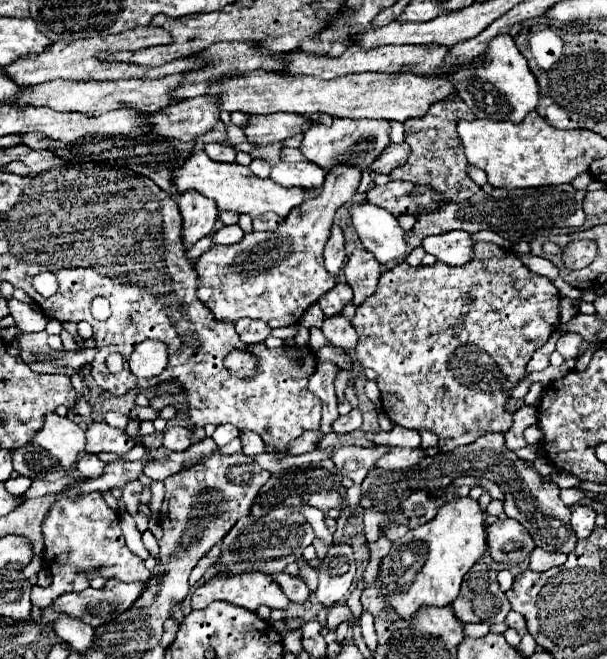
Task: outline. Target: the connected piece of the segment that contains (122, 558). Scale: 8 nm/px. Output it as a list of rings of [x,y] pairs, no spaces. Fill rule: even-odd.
[[[90,493],[76,501],[58,499],[42,523],[42,533],[46,543],[44,557],[52,573],[52,583],[48,587],[32,587],[32,603],[40,609],[48,607],[62,593],[82,591],[90,587],[90,579],[94,575],[92,567],[96,565],[104,567],[98,571],[98,575],[102,575],[104,579],[136,583],[148,581],[150,577],[144,561],[126,547],[120,529],[120,517],[106,505],[102,493]]]

